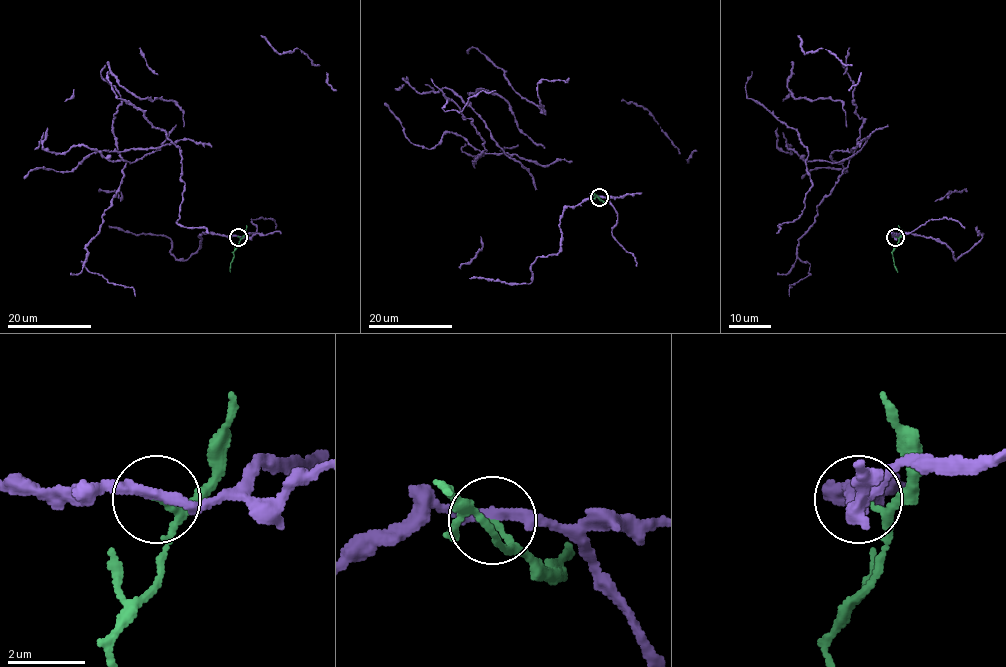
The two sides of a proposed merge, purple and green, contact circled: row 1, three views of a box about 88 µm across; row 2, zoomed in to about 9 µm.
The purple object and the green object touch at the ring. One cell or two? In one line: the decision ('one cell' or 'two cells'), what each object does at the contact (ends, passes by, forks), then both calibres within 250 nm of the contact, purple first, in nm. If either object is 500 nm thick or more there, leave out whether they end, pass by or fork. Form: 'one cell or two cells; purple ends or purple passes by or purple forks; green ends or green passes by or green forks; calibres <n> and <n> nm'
two cells; purple passes by; green passes by; calibres 280 and 110 nm

